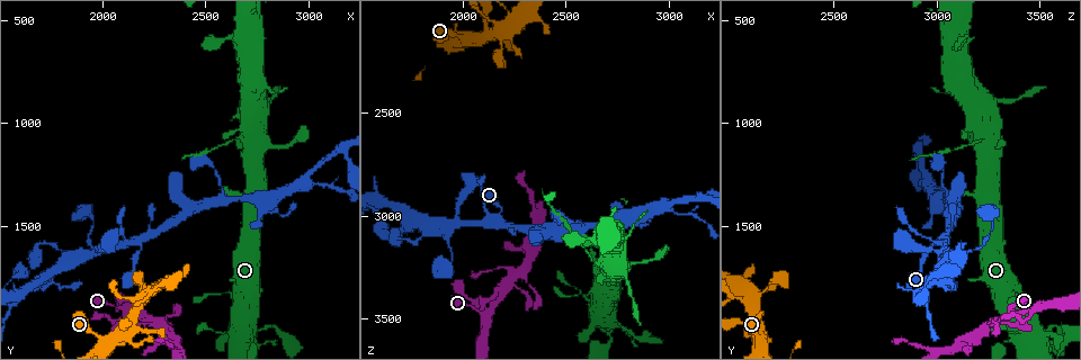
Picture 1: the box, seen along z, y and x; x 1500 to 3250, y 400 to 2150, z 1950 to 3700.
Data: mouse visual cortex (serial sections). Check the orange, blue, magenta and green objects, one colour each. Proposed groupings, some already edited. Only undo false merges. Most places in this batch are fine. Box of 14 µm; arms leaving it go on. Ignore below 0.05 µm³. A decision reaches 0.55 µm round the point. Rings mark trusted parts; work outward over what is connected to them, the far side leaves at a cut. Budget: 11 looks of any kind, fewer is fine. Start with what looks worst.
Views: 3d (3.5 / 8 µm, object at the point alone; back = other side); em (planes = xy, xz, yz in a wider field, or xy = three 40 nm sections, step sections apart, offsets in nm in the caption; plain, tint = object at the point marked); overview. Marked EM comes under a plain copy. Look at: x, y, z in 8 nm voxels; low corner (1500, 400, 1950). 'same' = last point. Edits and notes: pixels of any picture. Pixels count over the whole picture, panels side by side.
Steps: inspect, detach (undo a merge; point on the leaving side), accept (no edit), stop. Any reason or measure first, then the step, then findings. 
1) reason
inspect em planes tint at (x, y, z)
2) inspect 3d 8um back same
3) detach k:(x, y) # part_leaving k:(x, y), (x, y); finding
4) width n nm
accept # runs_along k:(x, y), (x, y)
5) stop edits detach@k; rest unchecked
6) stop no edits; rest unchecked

inspect 3d 3.5um at (2700, 1070, 3240)

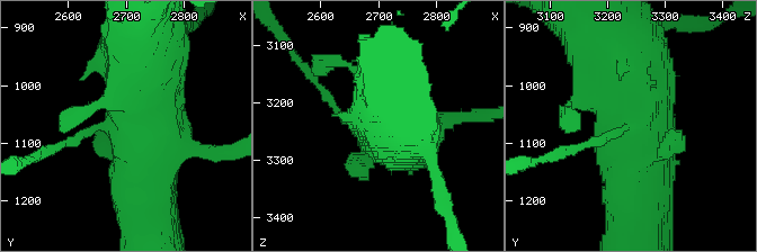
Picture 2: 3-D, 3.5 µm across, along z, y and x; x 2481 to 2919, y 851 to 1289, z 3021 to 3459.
inspect em xy step 2 tint at (2695, 1070, 3235)

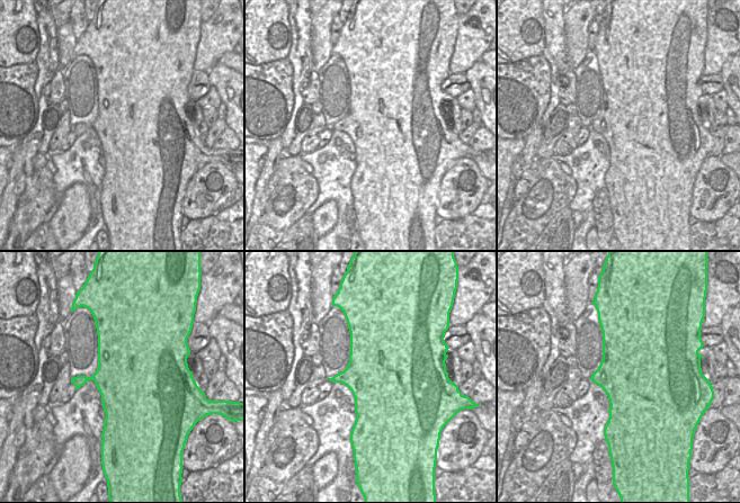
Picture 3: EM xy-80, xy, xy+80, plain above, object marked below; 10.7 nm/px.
accept # one cell here

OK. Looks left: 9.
thin arm on a thick one
inspect 3d 3.5um at (2180, 1580, 3000)

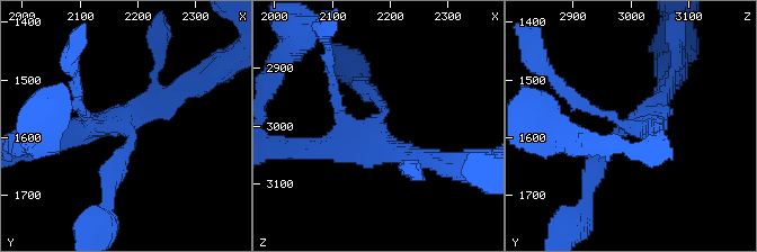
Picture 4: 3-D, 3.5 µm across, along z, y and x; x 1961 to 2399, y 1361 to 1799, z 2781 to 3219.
arms 4; arm_widths 150, 200, 250, 350 nm; shape alone is not enough
inspect em xy step 5 tint at (2170, 1575, 3015)

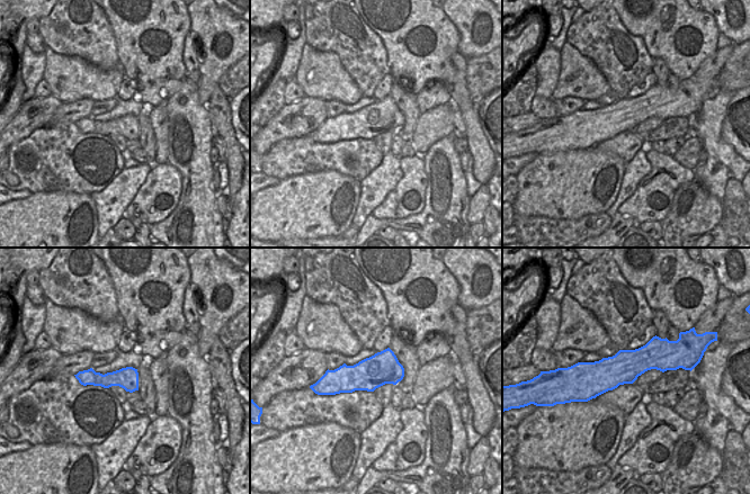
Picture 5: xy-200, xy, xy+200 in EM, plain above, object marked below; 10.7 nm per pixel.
width 340 nm
accept # runs_along 4:(595, 170), (664, 90); continuous, no second cell

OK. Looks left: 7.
a narrow waist
inspect 3d 3.5um at (2580, 600, 3120)

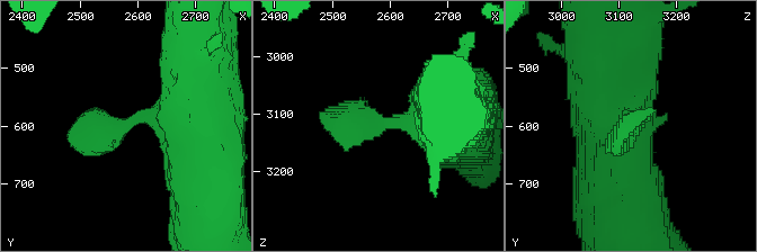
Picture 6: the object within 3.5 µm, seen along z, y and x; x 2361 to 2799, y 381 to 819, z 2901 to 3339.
need the tissue
inspect em xy step 2 tint at (2590, 590, 3115)

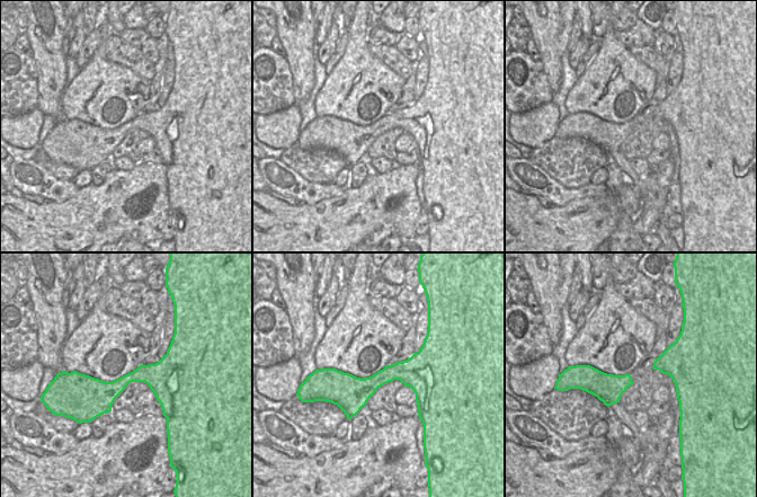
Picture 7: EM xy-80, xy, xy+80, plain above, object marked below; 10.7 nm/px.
accept # continuous, no second cell

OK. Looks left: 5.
calibre changes
inspect 3d 3.5um at (2090, 1900, 3470)

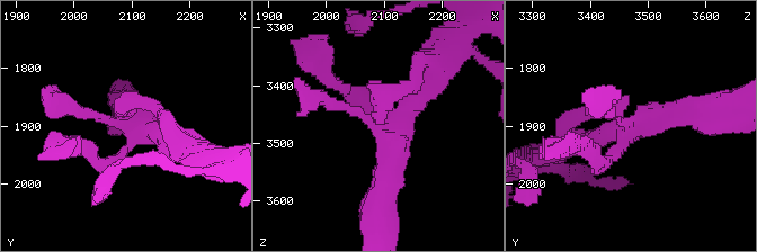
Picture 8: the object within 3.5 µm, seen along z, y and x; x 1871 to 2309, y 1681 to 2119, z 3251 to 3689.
accept # runs_along 8:(61, 104), (175, 141); continuous, no second cell

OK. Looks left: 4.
stop no edits; rest unchecked

